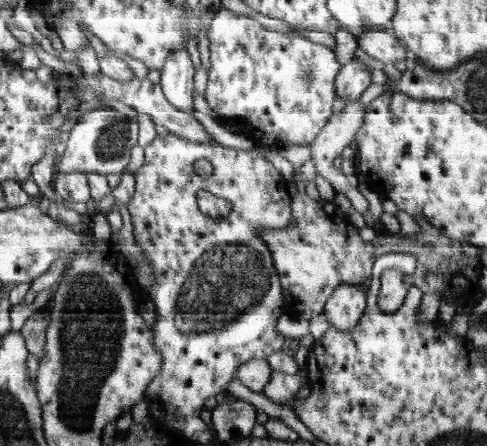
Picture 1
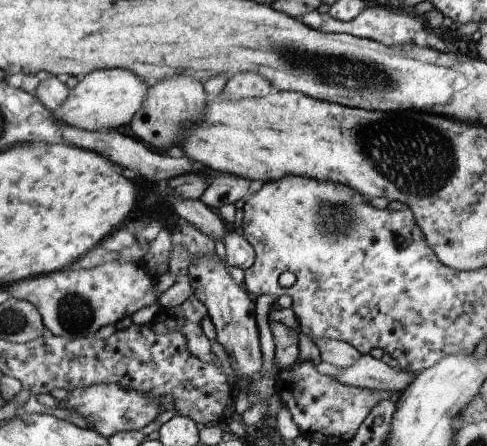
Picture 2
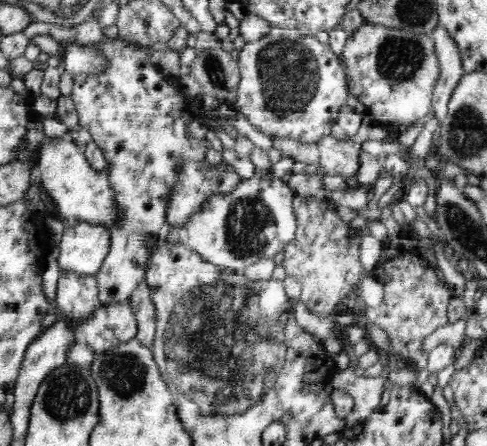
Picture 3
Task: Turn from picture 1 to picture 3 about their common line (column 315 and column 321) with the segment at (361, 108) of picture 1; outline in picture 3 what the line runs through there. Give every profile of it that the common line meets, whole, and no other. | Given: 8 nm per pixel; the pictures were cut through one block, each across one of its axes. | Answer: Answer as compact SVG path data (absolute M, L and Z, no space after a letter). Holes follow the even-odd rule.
M360 126L358 132L354 136L348 136L344 140L336 140L334 134L324 134L316 140L316 148L320 152L320 160L318 166L324 174L330 176L354 176L358 166L360 166L360 146L366 140L378 140L378 132L382 132L382 128L374 126Z

